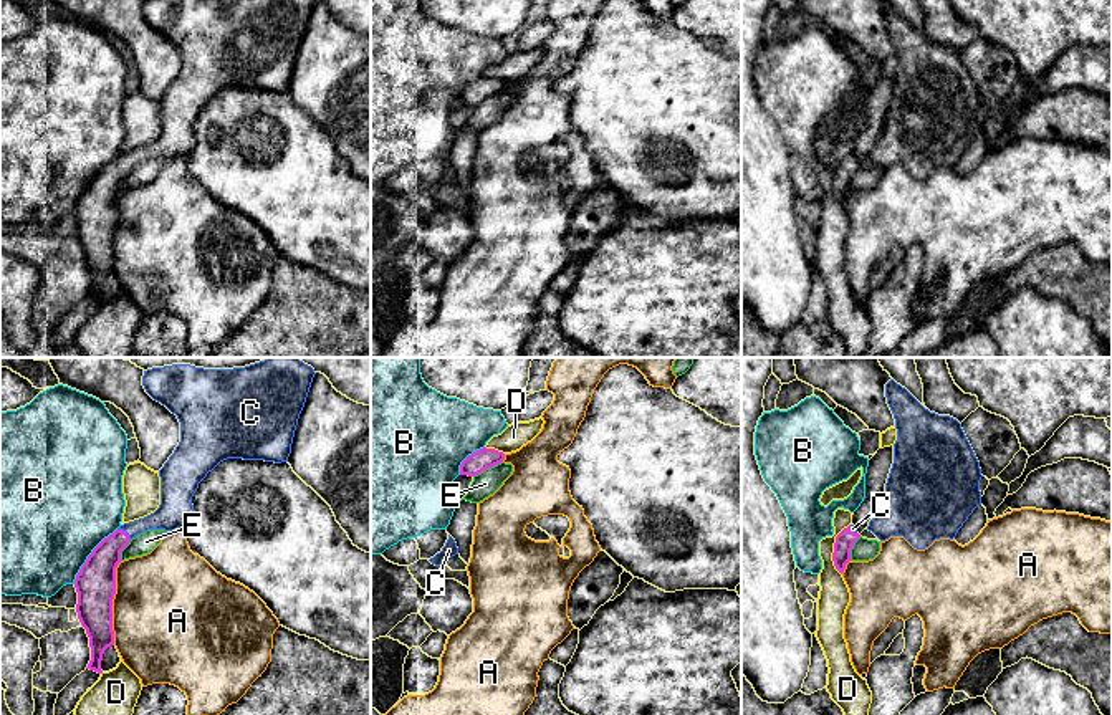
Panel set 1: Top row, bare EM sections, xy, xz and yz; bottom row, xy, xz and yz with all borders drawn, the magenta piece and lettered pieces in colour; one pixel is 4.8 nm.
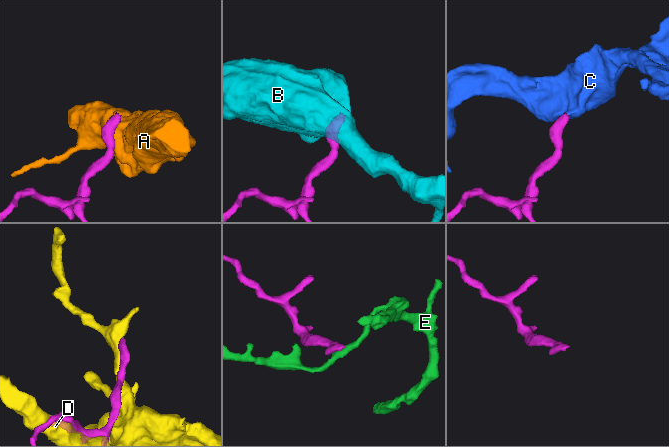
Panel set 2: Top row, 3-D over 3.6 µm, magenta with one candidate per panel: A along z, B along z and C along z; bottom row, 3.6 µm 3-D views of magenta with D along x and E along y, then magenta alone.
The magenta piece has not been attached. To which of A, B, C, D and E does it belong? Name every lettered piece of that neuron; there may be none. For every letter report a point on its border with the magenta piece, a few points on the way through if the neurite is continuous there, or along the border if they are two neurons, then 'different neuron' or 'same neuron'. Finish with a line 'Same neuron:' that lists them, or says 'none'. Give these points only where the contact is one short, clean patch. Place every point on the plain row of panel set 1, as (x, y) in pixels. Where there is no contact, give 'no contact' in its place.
A: meets magenta in xy at (111, 232); border along xy (121, 189), (116, 197), (116, 222), (113, 229), (113, 273); different neuron
B: meets magenta in xy at (90, 184); border along xy (116, 158), (93, 179), (73, 212); different neuron
C: meets magenta in xy at (124, 161); runs through xy (98, 204), (108, 179), (124, 161), (172, 143); same neuron
D: meets magenta in yz at (834, 179); different neuron
E: meets magenta in xz at (487, 96); border along xz (502, 90), (474, 106); different neuron
Same neuron: C

